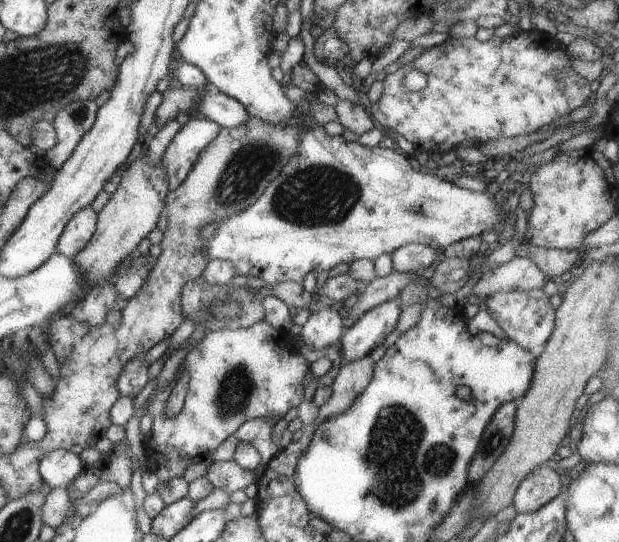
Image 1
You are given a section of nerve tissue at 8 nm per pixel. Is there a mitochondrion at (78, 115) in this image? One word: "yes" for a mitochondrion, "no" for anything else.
yes

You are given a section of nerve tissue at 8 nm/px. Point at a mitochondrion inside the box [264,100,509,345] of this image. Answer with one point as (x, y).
(316, 196)

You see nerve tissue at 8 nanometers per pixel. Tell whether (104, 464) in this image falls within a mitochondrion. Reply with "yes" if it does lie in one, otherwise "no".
no

